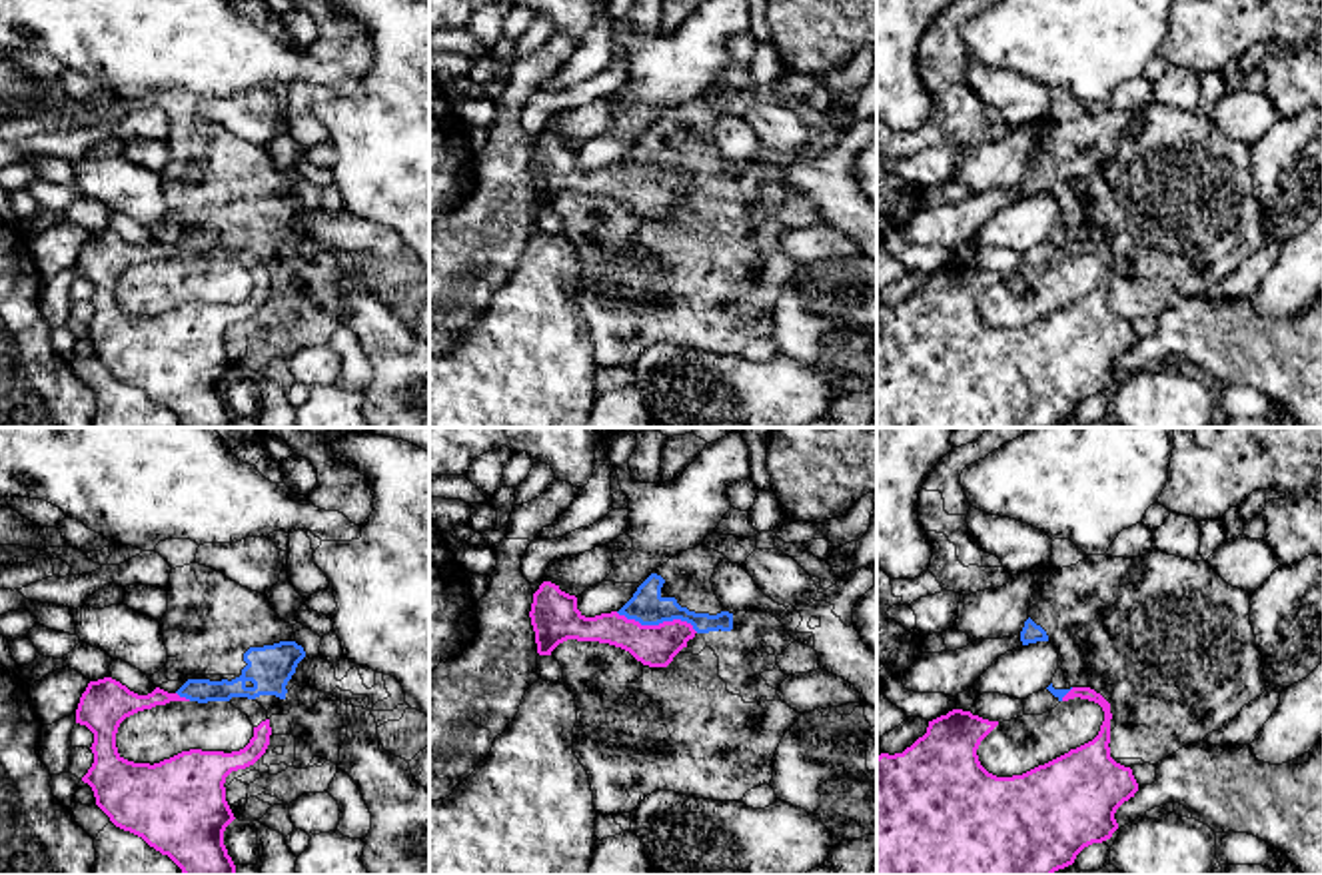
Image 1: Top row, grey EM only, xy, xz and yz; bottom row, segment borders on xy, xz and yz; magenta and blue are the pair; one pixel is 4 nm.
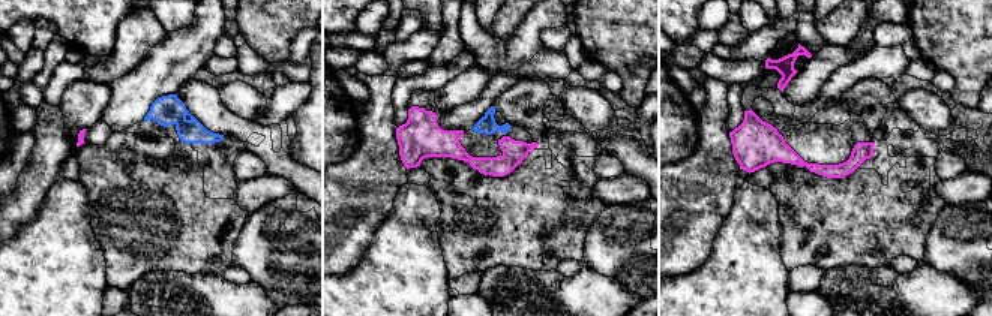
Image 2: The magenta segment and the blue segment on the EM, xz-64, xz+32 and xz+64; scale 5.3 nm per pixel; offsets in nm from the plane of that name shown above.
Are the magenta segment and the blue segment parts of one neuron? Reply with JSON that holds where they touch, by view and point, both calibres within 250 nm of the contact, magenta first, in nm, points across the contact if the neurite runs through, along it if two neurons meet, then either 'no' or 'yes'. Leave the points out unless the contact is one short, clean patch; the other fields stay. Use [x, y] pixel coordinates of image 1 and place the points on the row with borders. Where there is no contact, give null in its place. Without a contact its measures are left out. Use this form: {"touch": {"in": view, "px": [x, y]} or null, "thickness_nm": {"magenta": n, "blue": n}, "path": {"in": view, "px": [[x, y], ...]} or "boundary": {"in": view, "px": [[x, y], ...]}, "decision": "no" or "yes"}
{"touch": {"in": "xz", "px": [660, 624]}, "thickness_nm": {"magenta": 170, "blue": 140}, "boundary": {"in": "xz", "px": [[616, 612], [642, 624], [685, 620], [697, 632]]}, "decision": "no"}

